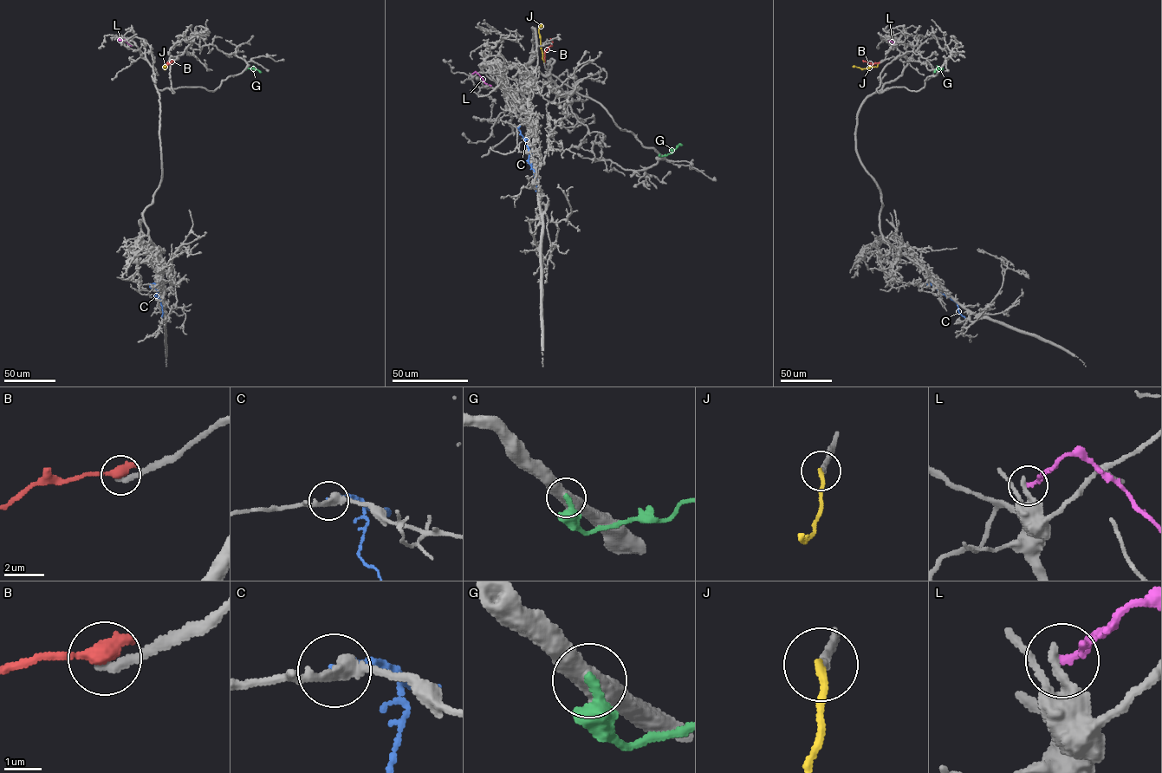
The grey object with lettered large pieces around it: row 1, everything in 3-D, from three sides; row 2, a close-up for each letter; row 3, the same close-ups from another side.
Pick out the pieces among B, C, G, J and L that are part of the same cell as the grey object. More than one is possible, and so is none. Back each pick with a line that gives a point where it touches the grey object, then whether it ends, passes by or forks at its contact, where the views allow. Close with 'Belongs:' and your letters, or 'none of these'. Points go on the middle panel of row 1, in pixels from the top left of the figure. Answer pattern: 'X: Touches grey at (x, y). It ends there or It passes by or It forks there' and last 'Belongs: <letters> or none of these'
Belongs: none of these

